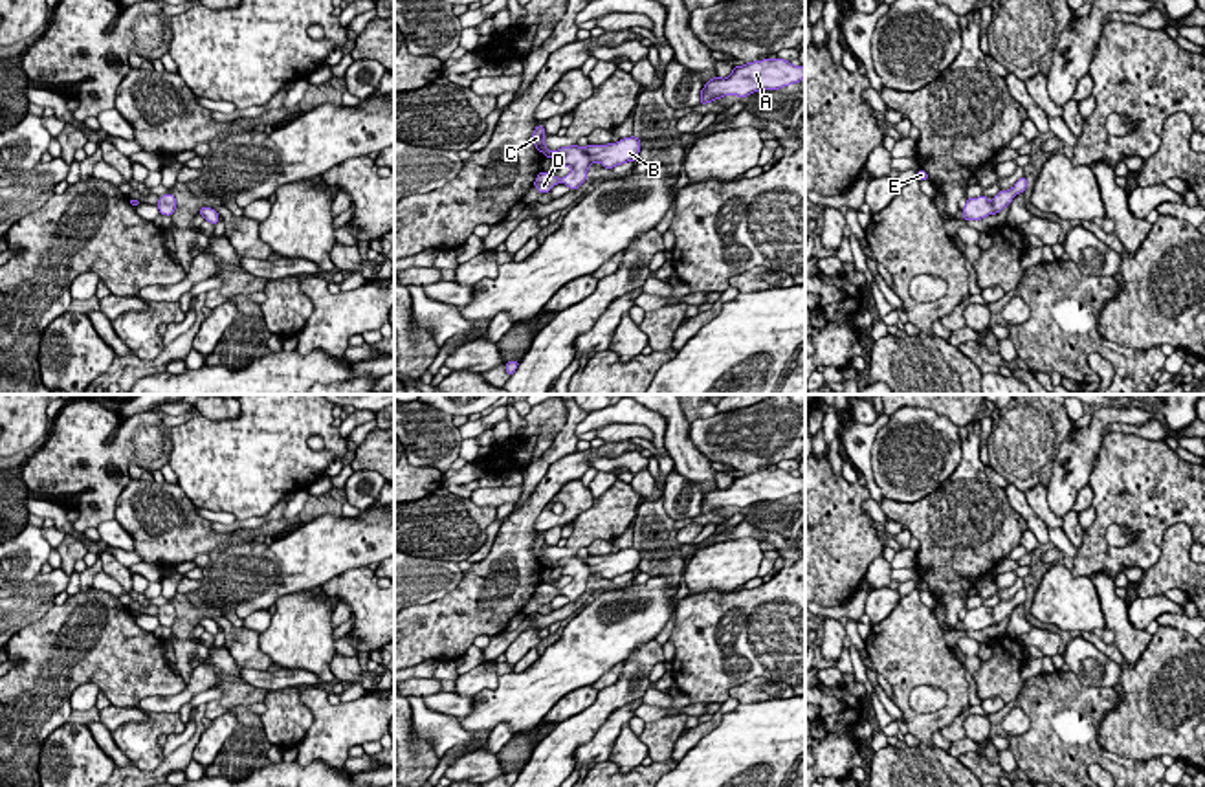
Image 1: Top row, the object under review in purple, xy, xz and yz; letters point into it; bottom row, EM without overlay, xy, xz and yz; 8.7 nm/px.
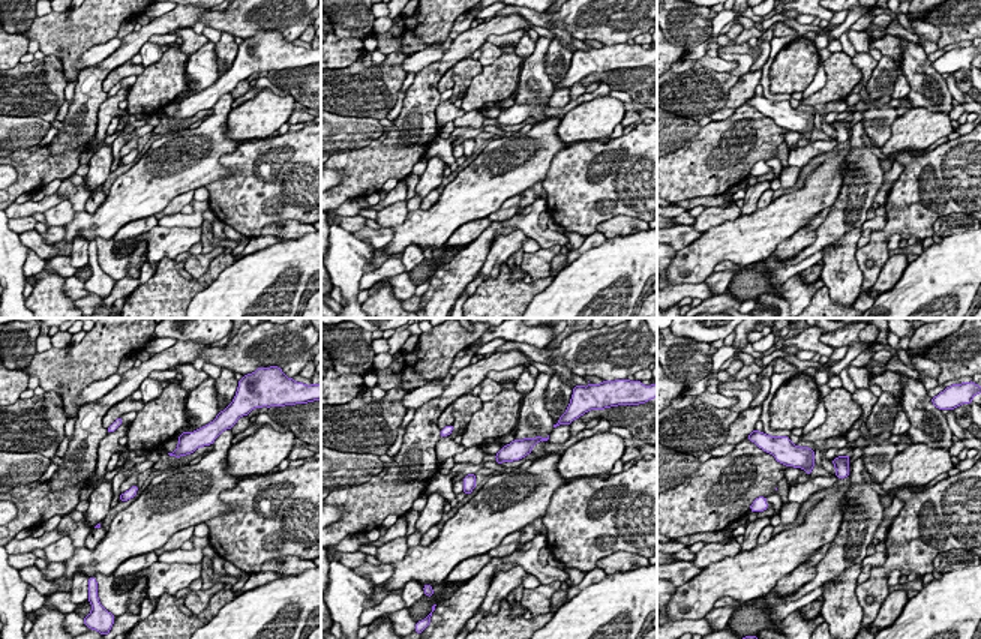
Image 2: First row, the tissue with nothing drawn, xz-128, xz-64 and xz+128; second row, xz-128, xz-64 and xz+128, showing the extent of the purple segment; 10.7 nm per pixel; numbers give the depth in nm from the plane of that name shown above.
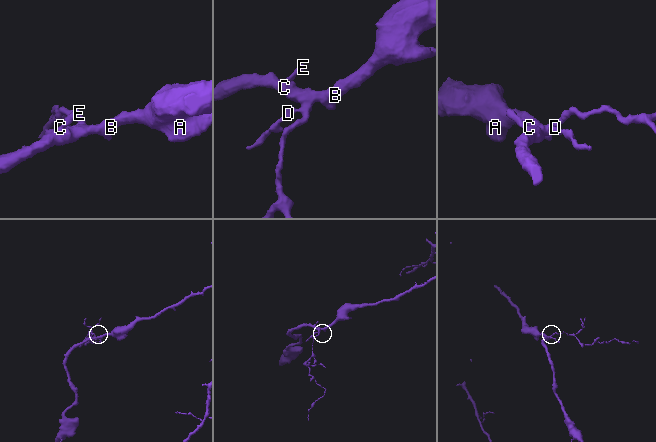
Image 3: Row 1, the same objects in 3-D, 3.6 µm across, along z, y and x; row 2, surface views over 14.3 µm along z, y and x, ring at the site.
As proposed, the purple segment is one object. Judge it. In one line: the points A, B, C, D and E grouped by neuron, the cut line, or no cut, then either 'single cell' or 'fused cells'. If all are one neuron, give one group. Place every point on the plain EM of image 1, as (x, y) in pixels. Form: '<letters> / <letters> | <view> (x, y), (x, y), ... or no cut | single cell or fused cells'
A B C D E | no cut | single cell

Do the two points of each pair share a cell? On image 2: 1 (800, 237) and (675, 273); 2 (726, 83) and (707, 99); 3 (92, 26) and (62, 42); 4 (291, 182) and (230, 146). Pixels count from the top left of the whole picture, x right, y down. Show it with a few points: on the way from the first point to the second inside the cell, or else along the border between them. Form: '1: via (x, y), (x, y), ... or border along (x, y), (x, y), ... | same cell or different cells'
1: border along (804, 225), (785, 239), (771, 254) | different cells
2: via (722, 84), (711, 95) | same cell
3: via (84, 27), (69, 35) | same cell
4: border along (243, 141), (219, 159), (230, 173), (216, 179) | different cells

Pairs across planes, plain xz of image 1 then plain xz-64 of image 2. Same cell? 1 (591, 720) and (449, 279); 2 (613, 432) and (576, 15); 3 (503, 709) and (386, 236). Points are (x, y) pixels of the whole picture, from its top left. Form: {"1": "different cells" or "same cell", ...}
{"1": "same cell", "2": "same cell", "3": "different cells"}

